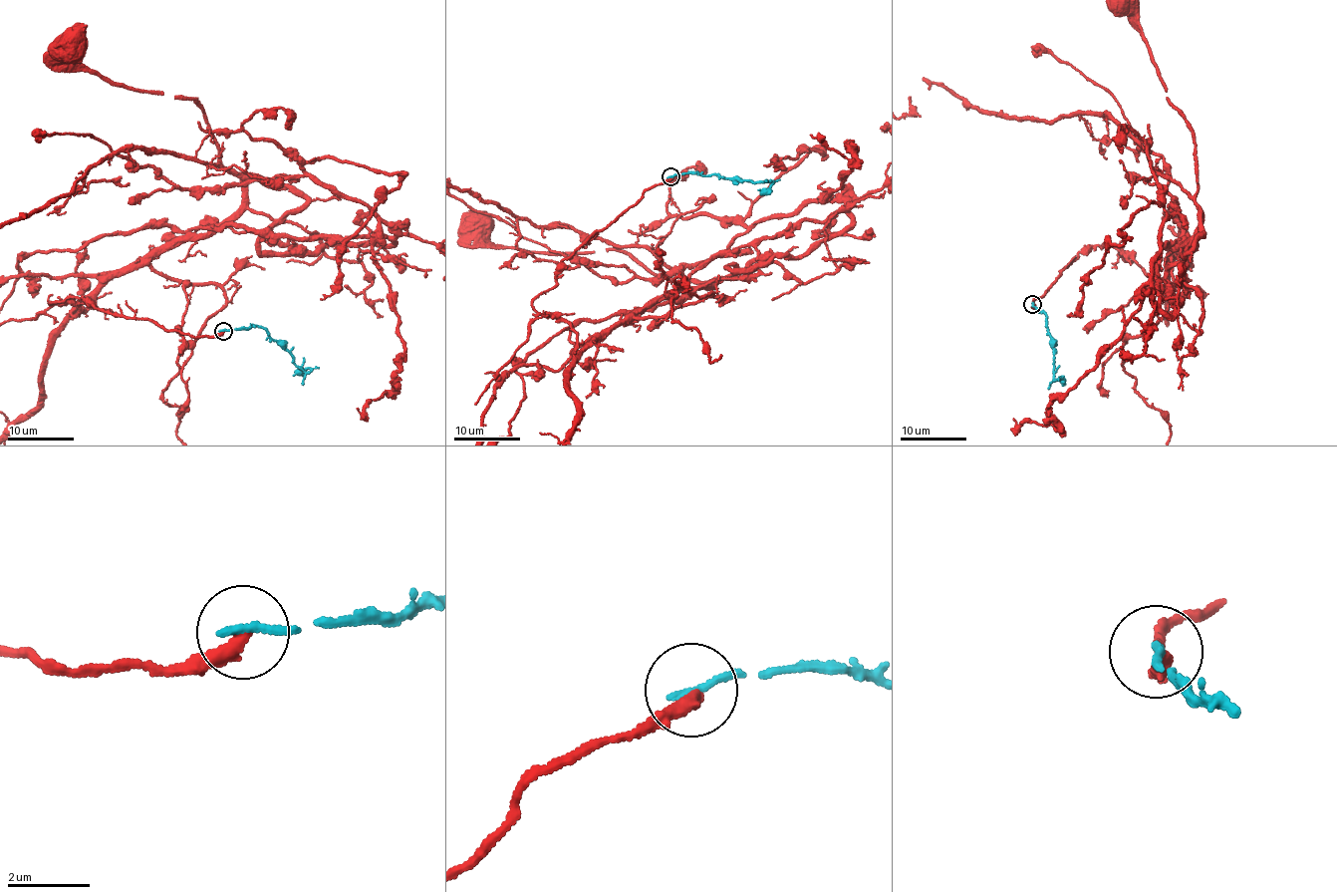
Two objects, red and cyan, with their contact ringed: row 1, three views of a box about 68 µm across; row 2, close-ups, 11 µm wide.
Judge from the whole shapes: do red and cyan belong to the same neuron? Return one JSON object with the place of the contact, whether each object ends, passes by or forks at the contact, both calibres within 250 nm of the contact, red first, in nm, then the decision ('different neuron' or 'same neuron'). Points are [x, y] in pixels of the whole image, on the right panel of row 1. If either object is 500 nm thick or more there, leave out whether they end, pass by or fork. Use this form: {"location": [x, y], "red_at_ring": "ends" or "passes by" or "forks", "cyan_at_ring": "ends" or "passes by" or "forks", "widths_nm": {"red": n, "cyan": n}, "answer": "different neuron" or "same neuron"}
{"location": [1032, 304], "red_at_ring": "ends", "cyan_at_ring": "ends", "widths_nm": {"red": 380, "cyan": 220}, "answer": "different neuron"}

